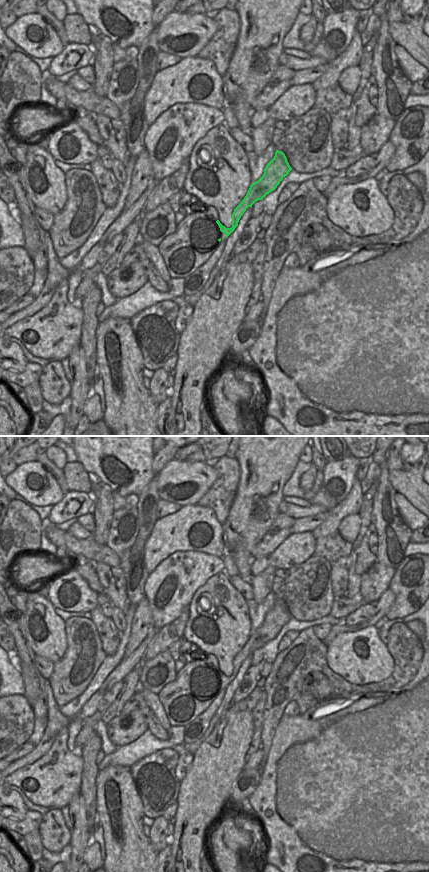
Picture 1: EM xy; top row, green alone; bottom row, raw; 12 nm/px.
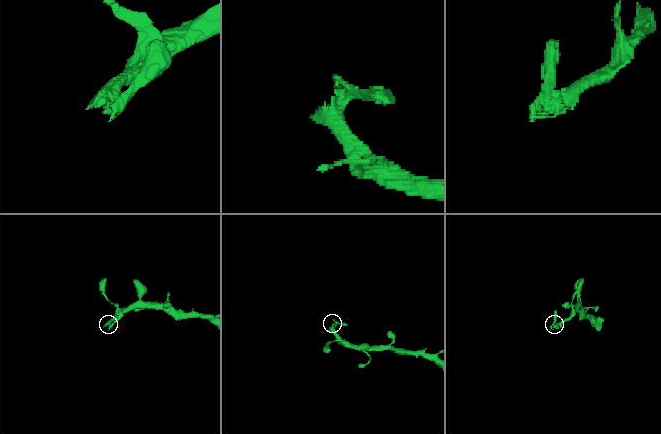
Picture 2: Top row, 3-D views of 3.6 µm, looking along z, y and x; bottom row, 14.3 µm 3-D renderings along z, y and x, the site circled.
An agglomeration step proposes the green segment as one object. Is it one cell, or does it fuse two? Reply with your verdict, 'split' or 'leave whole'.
leave whole

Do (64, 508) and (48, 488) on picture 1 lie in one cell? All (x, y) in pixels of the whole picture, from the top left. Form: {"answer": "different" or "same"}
{"answer": "different"}

